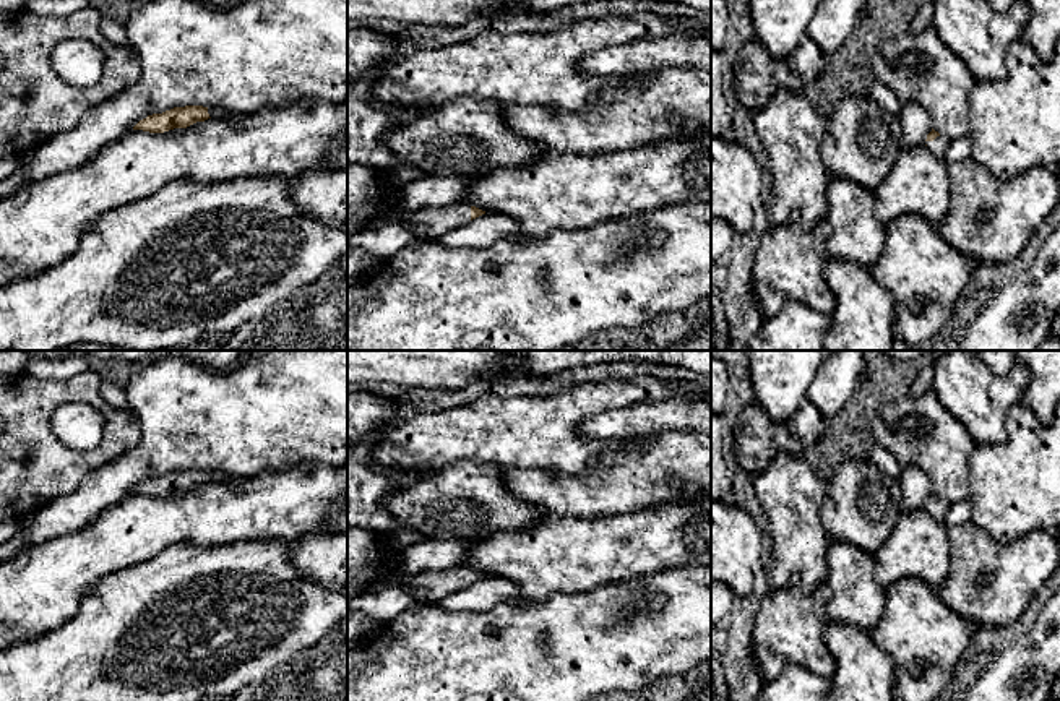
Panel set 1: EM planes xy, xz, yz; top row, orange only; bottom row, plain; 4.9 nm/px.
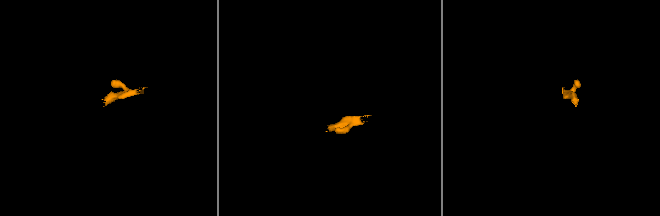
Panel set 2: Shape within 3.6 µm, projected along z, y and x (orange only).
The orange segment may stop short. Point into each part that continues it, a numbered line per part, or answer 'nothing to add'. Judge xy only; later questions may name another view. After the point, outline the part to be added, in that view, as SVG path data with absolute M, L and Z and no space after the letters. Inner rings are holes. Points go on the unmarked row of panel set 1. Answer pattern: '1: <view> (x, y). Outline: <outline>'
1: xy (215, 476). Outline: M208 471L208 477L211 482L224 482L234 479L232 475L222 472L222 471Z

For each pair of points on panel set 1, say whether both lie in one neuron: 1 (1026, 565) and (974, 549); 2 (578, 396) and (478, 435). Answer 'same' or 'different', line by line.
1: same
2: same

